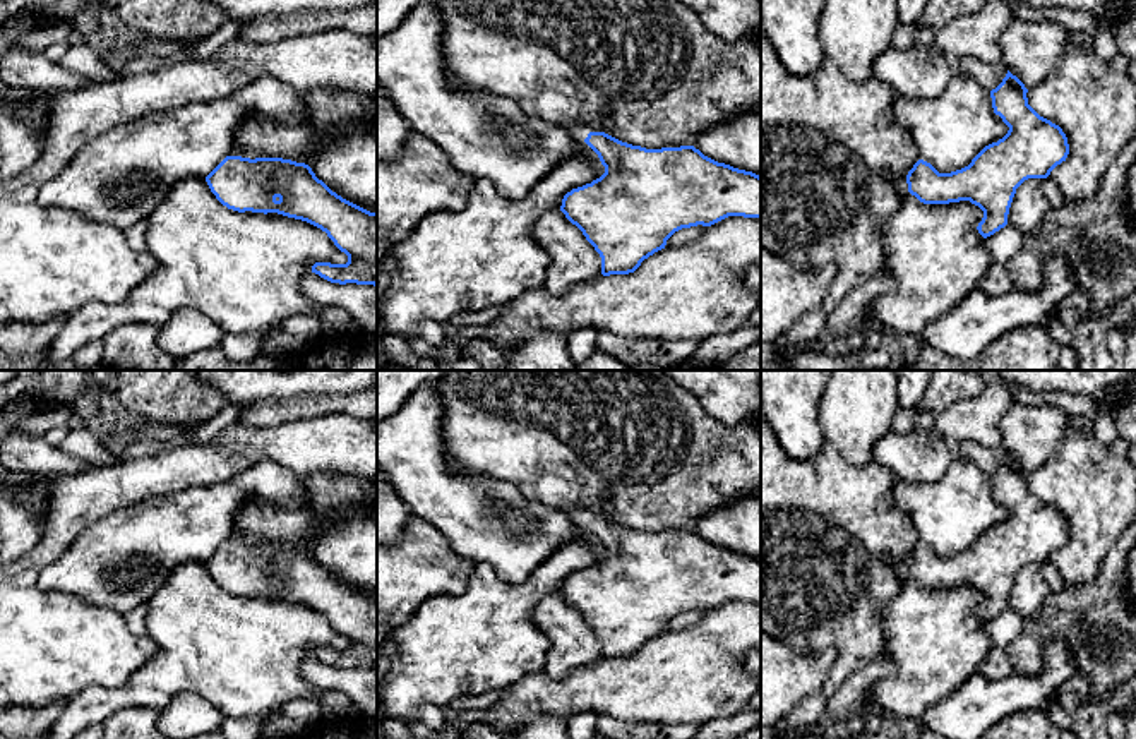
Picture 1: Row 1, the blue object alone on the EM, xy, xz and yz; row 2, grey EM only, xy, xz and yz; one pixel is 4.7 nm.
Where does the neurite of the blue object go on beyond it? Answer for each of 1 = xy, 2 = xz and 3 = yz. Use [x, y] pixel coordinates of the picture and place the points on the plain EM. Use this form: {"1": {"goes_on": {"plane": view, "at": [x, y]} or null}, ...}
{"1": {"goes_on": null}, "2": {"goes_on": {"plane": "xz", "at": [579, 515]}}, "3": {"goes_on": {"plane": "yz", "at": [902, 573]}}}

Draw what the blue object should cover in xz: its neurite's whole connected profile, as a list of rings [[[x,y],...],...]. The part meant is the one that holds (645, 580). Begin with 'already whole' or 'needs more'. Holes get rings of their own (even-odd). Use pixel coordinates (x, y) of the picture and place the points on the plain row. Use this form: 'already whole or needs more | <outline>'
needs more | [[[586,508],[562,509],[572,521],[584,525],[600,542],[605,557],[562,583],[560,595],[576,609],[601,641],[601,658],[634,657],[644,643],[665,633],[667,624],[682,612],[711,610],[728,600],[761,602],[761,561],[718,547],[694,530],[646,533],[622,526],[605,516],[593,516]]]

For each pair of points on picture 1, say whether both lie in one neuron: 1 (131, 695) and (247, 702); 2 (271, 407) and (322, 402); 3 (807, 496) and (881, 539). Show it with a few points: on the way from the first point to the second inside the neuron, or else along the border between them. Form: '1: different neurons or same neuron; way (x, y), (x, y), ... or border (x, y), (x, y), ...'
1: same neuron; way (160, 679), (218, 679)
2: same neuron; way (283, 407), (310, 405)
3: same neuron; way (826, 508), (831, 508), (862, 537)

